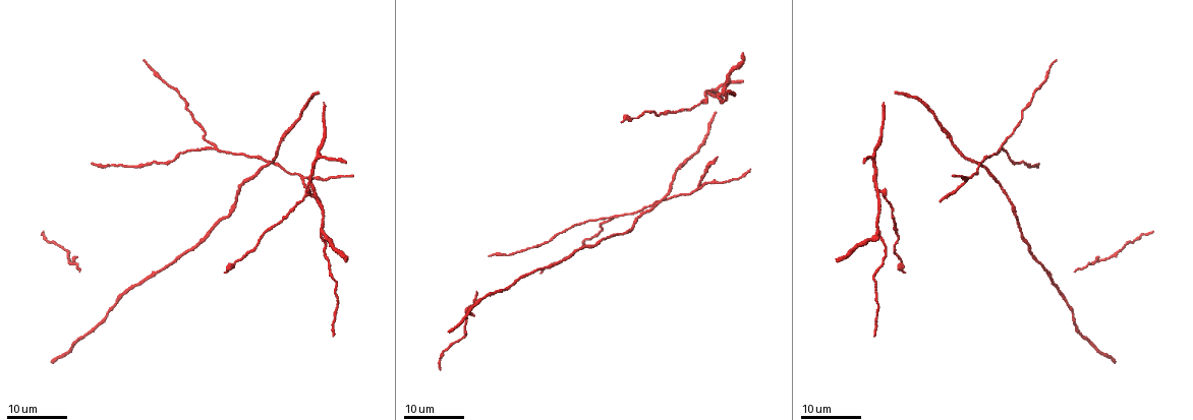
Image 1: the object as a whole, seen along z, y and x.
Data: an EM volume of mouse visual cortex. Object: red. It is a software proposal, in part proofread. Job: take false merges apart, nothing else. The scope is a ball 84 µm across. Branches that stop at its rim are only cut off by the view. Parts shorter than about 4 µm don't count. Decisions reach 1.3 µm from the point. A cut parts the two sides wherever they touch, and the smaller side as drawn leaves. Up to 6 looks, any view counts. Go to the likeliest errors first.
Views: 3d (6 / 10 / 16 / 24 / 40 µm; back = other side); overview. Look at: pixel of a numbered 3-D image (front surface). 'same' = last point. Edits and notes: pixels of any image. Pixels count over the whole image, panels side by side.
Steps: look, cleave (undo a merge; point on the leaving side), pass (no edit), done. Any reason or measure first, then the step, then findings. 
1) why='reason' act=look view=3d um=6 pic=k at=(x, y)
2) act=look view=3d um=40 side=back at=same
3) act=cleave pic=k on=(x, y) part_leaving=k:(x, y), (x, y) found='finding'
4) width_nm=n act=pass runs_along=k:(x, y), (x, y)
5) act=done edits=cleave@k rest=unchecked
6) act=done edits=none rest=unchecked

why='looks like a crossing' act=look view=3d um=16 pic=1 at=(268, 164)

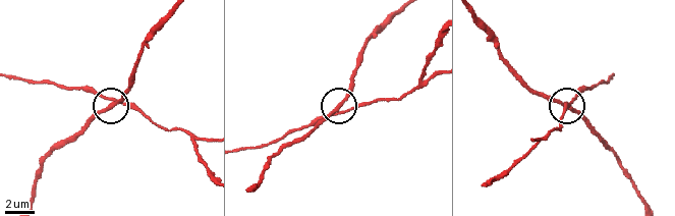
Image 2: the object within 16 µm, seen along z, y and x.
act=look view=3d um=6 pic=2 at=(110, 107)

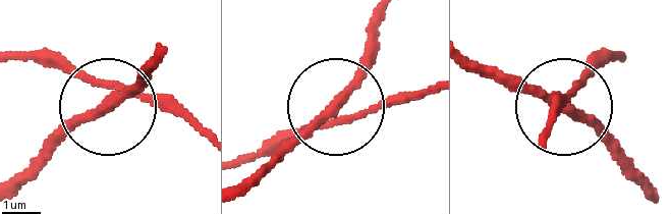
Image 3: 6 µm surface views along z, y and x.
side_arm_um=36 act=pass found='all the same neuron'

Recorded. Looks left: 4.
why='three-way junction' act=look view=3d um=16 pic=1 at=(212, 145)

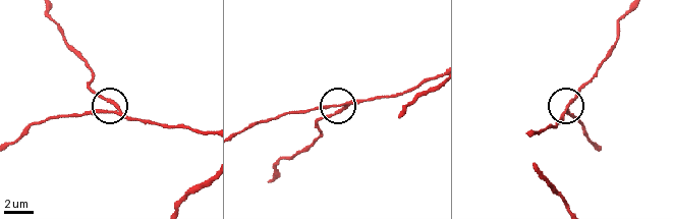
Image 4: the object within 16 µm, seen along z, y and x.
why='closer look' act=look view=3d um=10 pic=4 at=(341, 109)

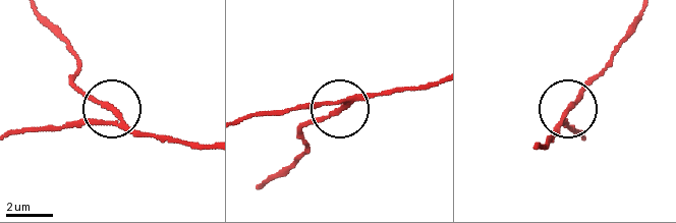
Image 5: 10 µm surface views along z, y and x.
width_nm=180 act=cleave pic=5 on=(101, 101) part_leaving=5:(121, 121), (82, 88), (72, 53), (41, 12) found='a second neuron is stuck on'

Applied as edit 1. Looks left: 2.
why='three-way junction' act=look view=3d um=24 pic=1 at=(720, 92)

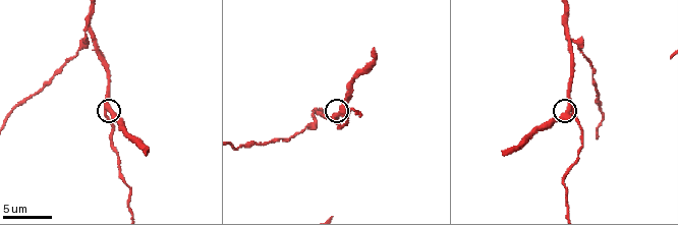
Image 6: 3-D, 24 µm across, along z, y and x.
why='zoom in' act=look view=3d um=10 pic=6 at=(339, 114)

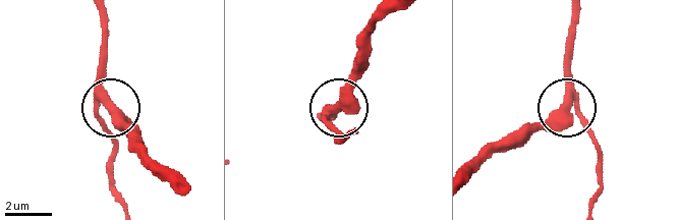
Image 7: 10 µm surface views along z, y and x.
width_nm=380 act=pass runs_along=7:(574, 15), (568, 103), (529, 136) found='all the same neuron'

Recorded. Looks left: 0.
act=done edits=cleave@5 rest=unchecked

